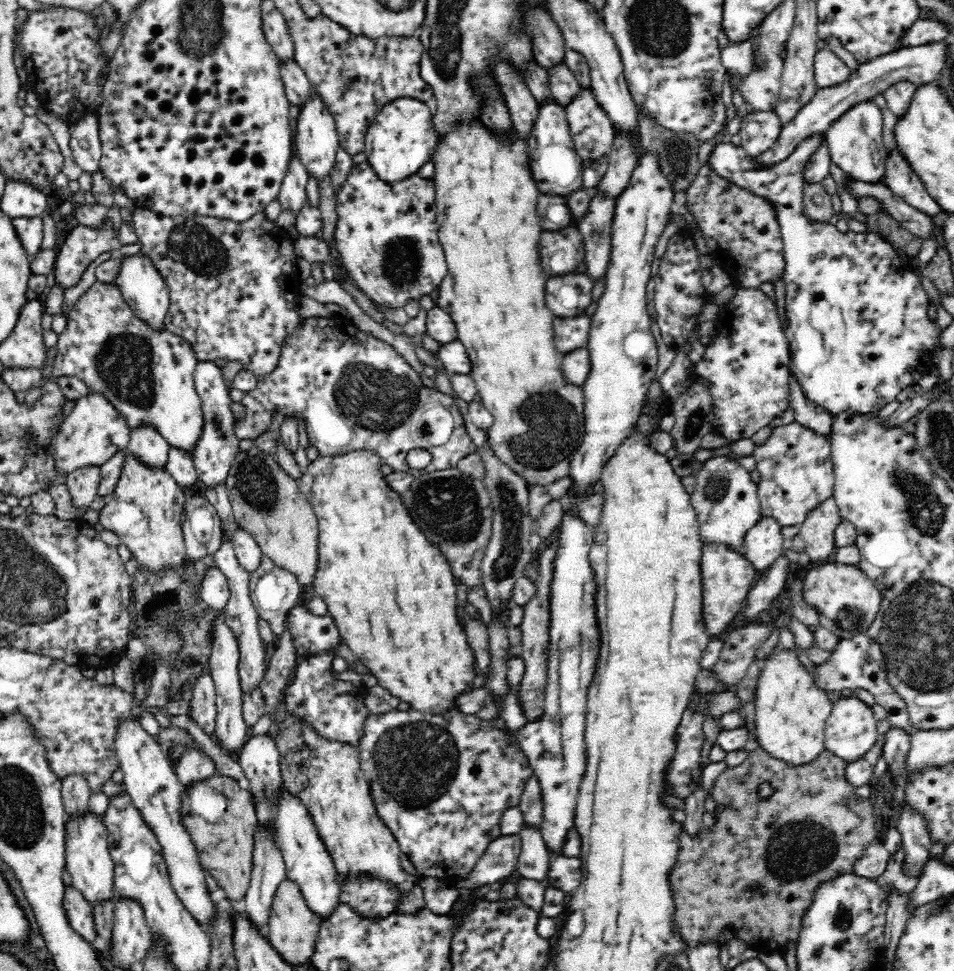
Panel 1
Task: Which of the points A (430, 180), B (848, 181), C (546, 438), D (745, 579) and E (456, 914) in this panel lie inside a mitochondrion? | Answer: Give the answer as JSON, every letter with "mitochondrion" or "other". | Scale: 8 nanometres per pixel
{"A":"other","B":"other","C":"mitochondrion","D":"other","E":"other"}

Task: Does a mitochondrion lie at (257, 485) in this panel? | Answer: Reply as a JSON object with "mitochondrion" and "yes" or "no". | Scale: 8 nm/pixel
{"mitochondrion":"yes"}

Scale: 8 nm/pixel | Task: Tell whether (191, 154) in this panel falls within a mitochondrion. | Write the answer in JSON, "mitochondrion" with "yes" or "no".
{"mitochondrion":"no"}

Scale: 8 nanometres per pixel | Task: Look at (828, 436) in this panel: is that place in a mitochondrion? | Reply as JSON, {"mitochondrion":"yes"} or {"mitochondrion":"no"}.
{"mitochondrion":"no"}

